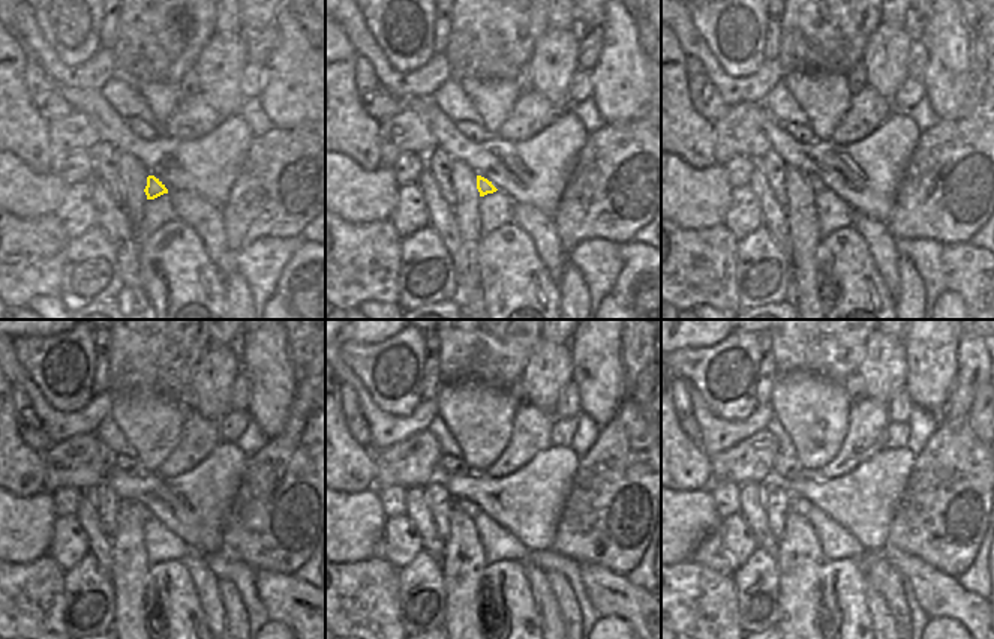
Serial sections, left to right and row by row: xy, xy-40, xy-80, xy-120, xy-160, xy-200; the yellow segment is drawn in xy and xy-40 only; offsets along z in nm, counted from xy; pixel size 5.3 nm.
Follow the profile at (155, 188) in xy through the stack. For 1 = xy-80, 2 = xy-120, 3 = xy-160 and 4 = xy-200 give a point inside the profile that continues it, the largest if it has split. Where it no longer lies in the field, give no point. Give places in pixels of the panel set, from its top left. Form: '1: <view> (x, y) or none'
1: xy-80 (816, 183)
2: xy-120 (138, 510)
3: xy-160 (467, 506)
4: xy-200 (801, 506)

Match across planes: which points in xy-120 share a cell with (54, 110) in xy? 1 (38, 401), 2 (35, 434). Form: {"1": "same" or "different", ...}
{"1": "different", "2": "same"}

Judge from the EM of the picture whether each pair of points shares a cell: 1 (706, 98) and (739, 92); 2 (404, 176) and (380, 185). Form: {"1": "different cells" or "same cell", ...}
{"1": "different cells", "2": "different cells"}

